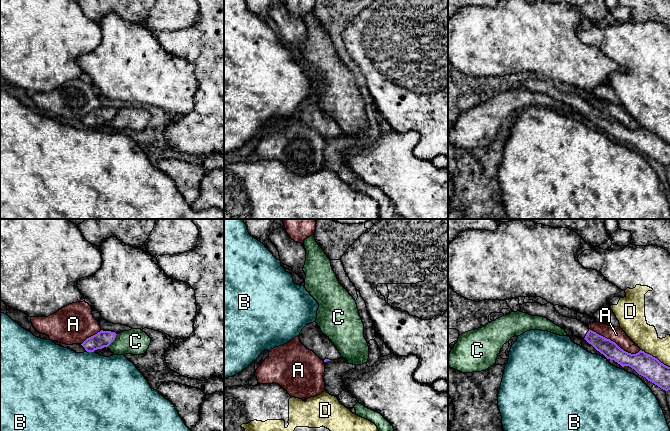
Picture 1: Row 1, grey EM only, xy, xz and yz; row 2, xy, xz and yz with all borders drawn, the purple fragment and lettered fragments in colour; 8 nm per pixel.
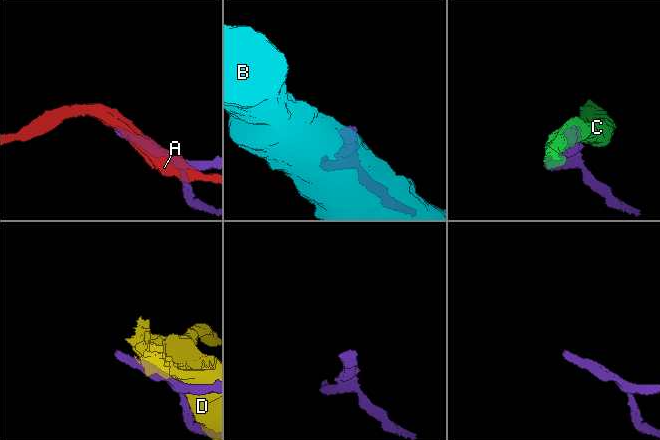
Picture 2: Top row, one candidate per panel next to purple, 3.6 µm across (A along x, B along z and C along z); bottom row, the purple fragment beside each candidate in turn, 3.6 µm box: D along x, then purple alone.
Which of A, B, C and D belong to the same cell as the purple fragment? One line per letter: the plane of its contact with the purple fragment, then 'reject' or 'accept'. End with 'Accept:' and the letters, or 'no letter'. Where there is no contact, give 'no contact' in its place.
A: contact in yz; reject
B: contact in xy; reject
C: contact in xy; reject
D: contact in yz; reject
Accept: no letter

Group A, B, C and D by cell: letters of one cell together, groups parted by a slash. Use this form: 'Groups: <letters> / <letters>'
Groups: A / B / C / D

